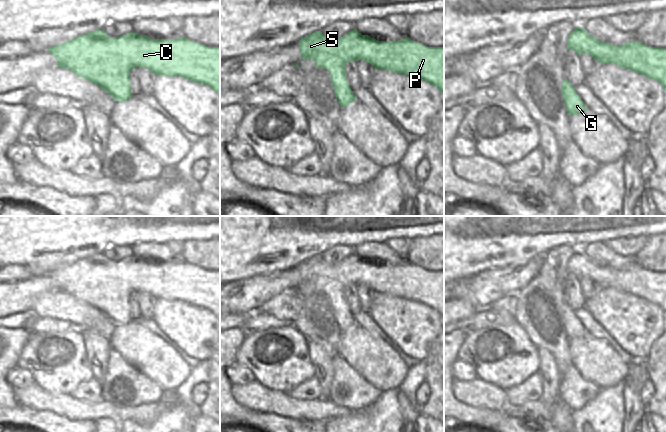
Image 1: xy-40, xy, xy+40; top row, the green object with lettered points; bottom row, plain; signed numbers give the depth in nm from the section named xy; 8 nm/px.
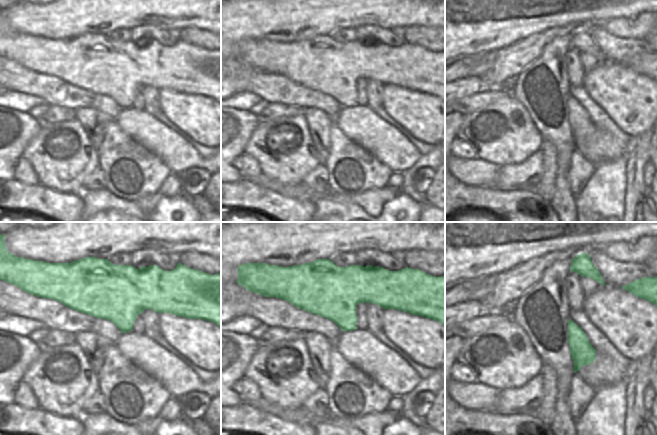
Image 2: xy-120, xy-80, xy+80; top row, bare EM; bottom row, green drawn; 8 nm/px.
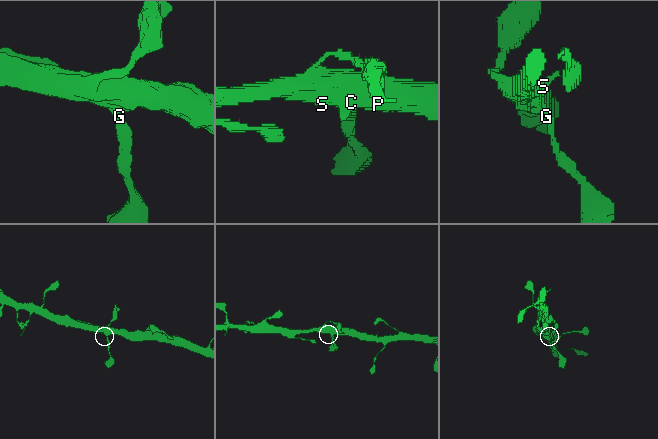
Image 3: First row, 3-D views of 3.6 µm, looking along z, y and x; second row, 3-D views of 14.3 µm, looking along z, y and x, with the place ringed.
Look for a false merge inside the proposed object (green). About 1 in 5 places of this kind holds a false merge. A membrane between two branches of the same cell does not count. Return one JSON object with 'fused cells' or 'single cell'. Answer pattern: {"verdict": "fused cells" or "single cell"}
{"verdict": "single cell"}

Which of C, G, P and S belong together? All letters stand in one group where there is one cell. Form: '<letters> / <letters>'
C G P S

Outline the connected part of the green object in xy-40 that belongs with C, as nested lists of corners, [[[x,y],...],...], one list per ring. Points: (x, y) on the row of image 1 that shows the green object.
[[[103,29],[80,35],[70,41],[47,50],[56,60],[57,67],[64,67],[78,77],[82,77],[104,89],[115,101],[128,101],[131,98],[129,72],[134,67],[144,67],[155,75],[176,75],[196,83],[208,85],[220,95],[220,47],[208,47],[183,36],[178,39],[150,39],[133,31],[120,37],[110,37]]]

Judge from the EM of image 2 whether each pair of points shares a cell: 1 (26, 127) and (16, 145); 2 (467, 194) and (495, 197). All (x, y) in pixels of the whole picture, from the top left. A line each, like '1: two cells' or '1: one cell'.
1: one cell
2: one cell

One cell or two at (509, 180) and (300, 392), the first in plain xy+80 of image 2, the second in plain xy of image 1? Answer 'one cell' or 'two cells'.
one cell

